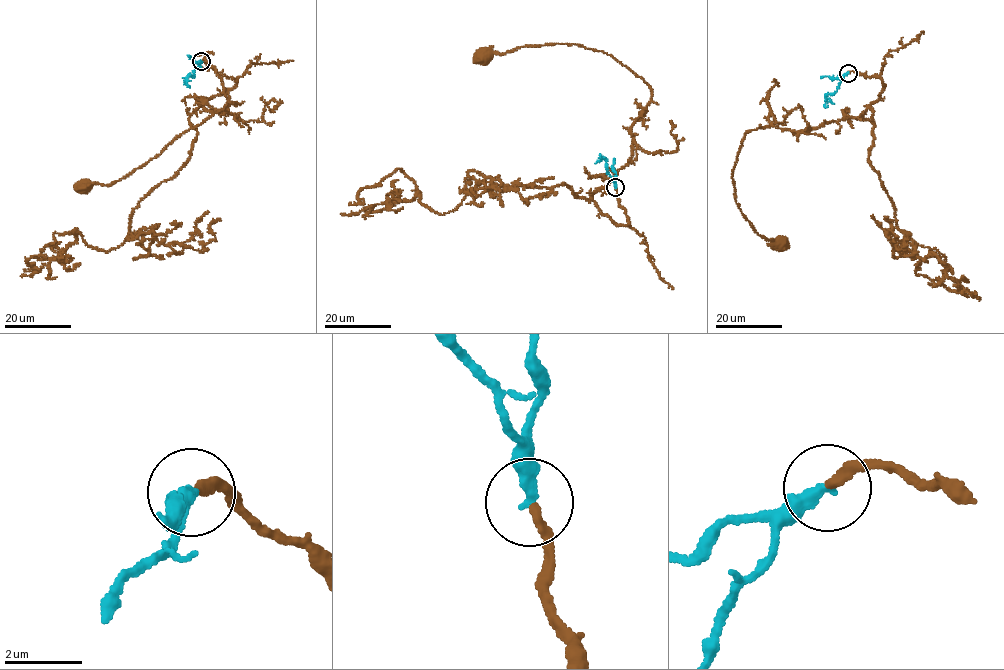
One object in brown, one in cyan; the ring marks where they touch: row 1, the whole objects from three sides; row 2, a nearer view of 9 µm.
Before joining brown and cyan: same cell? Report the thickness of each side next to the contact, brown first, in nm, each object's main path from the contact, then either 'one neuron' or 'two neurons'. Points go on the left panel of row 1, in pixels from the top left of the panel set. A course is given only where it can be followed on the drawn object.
240/360 nm | brown via (201, 61), (236, 82), (198, 101), (238, 118), (226, 109), (231, 102), (122, 179), (83, 186) | cyan via (201, 61), (193, 76), (188, 76), (186, 84), (190, 86) | one neuron

